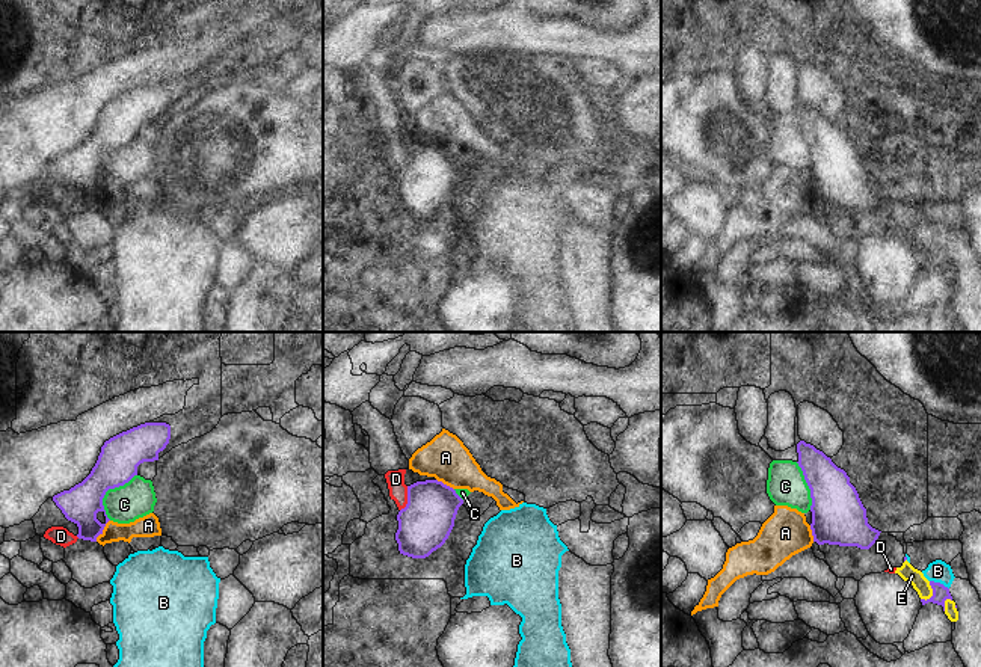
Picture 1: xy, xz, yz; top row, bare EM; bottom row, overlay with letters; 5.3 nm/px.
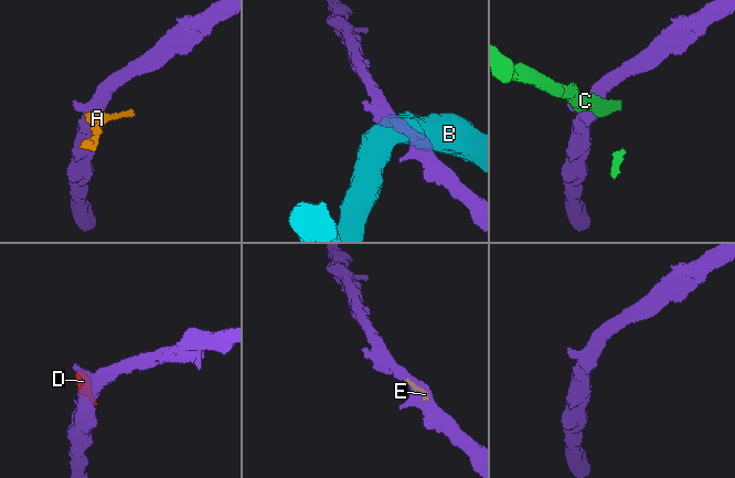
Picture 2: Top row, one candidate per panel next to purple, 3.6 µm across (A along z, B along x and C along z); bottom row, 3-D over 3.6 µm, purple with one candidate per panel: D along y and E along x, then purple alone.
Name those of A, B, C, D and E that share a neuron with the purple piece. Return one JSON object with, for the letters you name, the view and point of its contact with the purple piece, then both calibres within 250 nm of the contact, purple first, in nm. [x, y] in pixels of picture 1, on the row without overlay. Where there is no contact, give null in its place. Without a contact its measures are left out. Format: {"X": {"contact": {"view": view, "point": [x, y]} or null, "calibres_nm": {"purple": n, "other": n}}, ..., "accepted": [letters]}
{"accepted": []}

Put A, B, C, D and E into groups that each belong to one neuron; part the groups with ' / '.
A / B / C / D E

